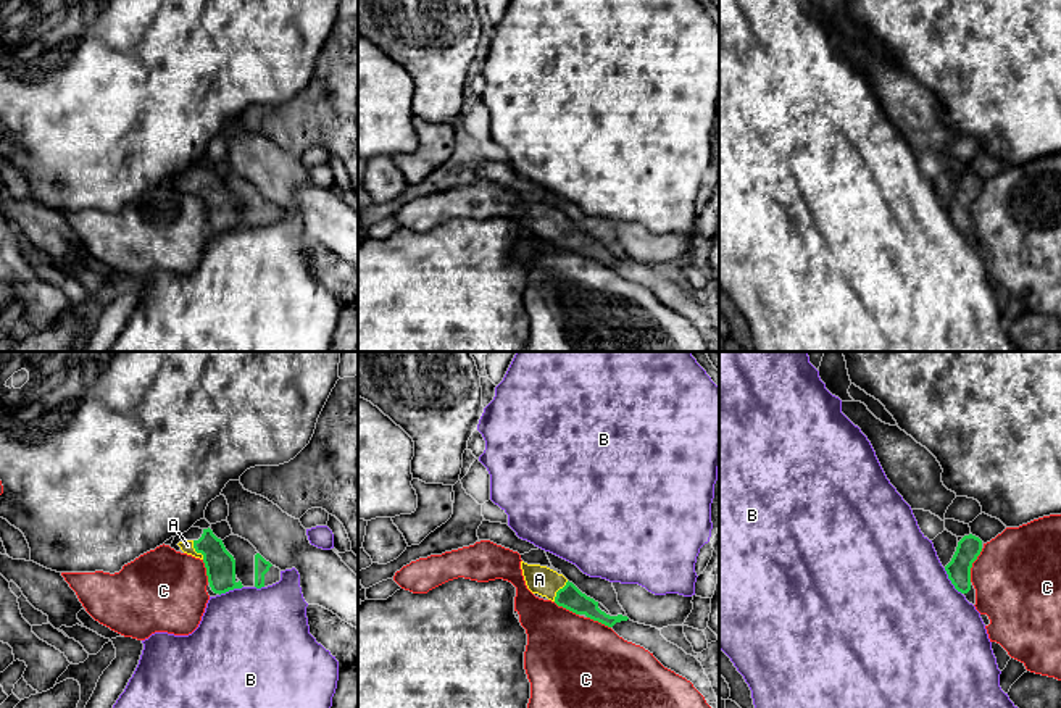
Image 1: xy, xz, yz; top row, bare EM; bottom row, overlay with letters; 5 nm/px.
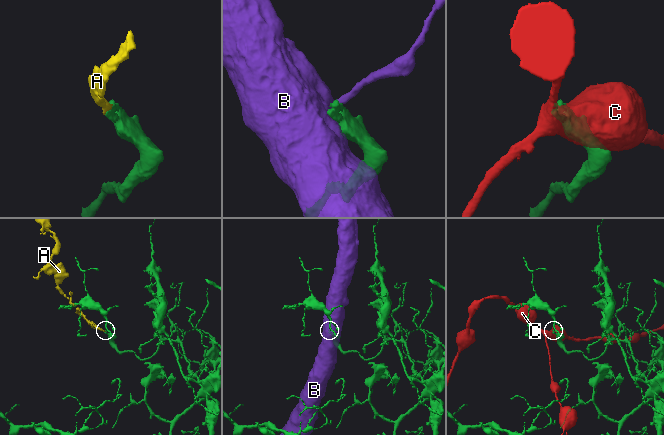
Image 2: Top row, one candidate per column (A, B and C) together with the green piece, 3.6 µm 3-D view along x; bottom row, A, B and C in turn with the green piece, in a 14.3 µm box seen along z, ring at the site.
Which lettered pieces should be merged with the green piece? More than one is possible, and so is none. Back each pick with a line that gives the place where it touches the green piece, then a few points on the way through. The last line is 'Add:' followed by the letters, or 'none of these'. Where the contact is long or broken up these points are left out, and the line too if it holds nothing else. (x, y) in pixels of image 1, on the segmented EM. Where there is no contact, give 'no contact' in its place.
A: xy (195, 550) | across xy (220, 563), (207, 550), (195, 550), (187, 545)
Add: A

